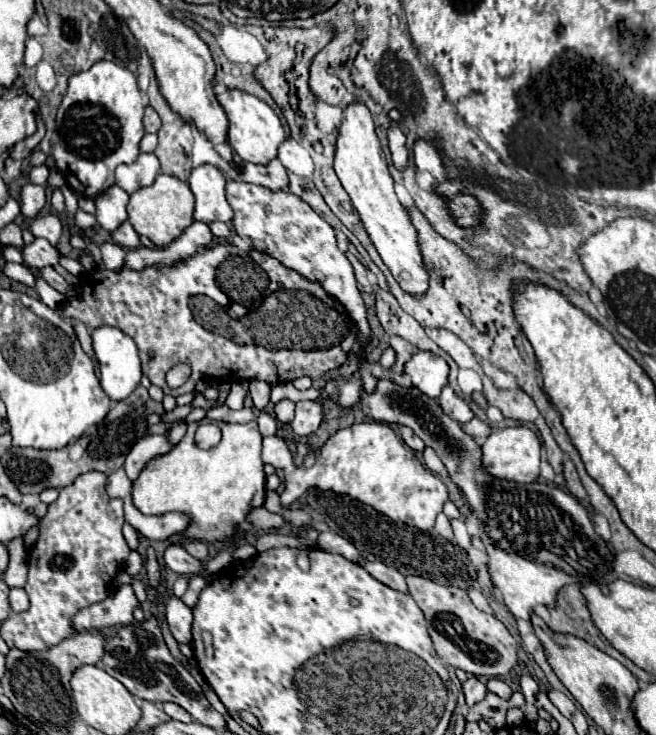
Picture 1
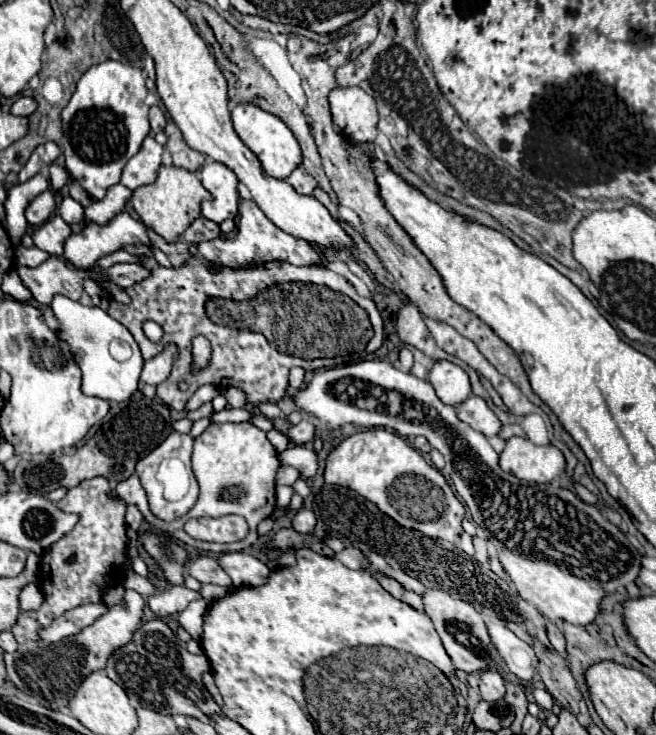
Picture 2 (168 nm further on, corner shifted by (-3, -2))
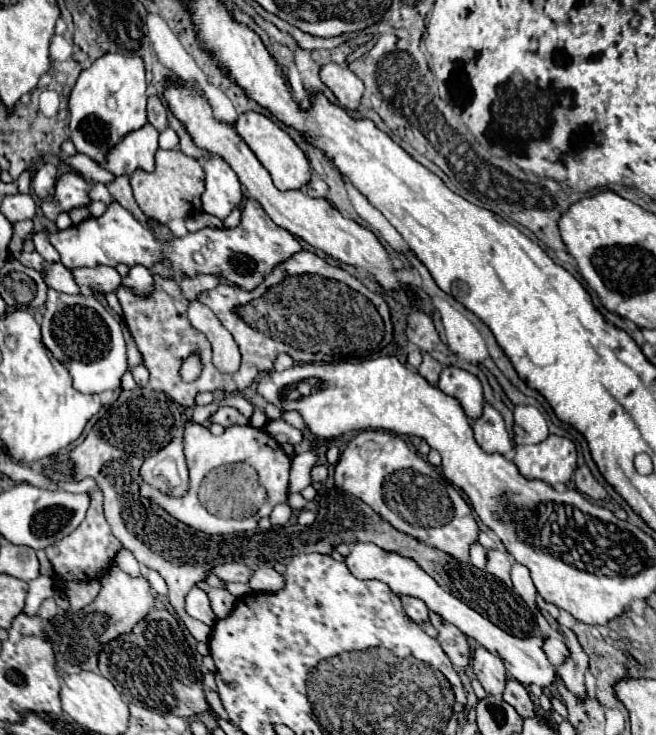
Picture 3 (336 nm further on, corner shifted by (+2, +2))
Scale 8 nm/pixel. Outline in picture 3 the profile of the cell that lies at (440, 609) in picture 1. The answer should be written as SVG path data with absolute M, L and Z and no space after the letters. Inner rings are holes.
M429 612L429 622L435 626L437 630L437 642L441 644L443 652L449 656L449 660L453 662L453 666L457 670L465 668L471 660L471 648L467 642L467 636L451 622L443 620L439 614Z

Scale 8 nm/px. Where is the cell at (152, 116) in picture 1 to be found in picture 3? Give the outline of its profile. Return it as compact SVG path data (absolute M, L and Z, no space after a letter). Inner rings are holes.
M151 96L147 102L147 120L159 132L167 128L167 106L157 96Z

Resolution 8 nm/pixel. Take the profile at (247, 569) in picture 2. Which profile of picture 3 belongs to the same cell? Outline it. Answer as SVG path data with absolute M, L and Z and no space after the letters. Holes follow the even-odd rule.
M257 566L249 580L249 588L255 592L275 592L277 588L281 588L281 584L283 576L271 566Z

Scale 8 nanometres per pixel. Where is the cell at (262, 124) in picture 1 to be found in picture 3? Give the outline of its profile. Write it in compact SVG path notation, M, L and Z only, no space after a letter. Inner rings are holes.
M243 112L243 114L239 114L239 118L235 122L235 130L245 140L245 144L253 150L253 154L259 158L259 162L267 168L267 172L273 178L273 184L279 190L299 190L307 184L307 180L311 178L311 168L309 168L307 156L295 144L295 140L285 130L281 130L271 118L257 114L257 112Z

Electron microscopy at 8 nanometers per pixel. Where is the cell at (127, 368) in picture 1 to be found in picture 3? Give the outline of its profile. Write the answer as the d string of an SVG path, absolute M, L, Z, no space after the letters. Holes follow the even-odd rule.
M49 290L47 302L45 302L45 314L43 314L43 322L41 322L41 332L43 332L43 344L71 372L75 390L79 390L83 394L101 394L105 390L117 390L121 386L121 378L127 372L125 338L123 338L119 322L97 298L83 296L83 294L69 296L69 294L61 294L57 290Z

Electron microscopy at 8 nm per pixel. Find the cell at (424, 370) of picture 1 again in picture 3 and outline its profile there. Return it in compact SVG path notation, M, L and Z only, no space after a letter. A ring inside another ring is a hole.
M445 366L439 376L437 388L447 396L453 396L469 418L475 420L477 416L481 416L483 388L477 376L473 376L471 372L461 370L457 366Z

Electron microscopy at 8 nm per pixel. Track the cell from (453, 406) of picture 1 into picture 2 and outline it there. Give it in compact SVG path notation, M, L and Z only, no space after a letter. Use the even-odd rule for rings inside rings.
M470 396L466 402L462 402L458 406L458 418L470 424L476 432L482 432L484 436L498 436L502 428L498 416L488 408L488 404L480 396Z

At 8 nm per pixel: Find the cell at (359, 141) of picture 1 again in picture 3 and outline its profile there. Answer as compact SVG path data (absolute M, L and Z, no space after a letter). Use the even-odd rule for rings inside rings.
M329 62L321 68L321 82L335 94L345 110L355 112L359 108L365 88L363 82L349 68Z

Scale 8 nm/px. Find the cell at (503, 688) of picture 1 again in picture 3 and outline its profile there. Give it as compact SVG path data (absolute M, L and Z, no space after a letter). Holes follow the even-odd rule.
M509 676L509 680L507 680L507 688L505 688L505 692L503 692L503 700L509 702L509 704L517 710L517 714L519 714L521 718L533 718L533 716L535 716L533 702L531 702L531 698L529 698L527 688L525 688L523 684L517 684L517 680L513 680L511 676Z

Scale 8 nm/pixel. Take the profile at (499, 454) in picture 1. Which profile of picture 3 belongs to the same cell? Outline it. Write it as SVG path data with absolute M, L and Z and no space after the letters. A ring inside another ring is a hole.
M549 436L533 446L515 446L513 464L527 480L567 484L577 468L577 452L571 440Z

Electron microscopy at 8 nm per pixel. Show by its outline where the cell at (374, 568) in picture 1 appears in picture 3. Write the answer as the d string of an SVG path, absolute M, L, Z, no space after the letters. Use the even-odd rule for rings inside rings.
M401 596L401 604L403 604L407 616L409 616L411 620L415 620L417 624L421 624L423 620L427 620L429 610L427 610L427 606L423 604L423 600L413 598L413 596Z

